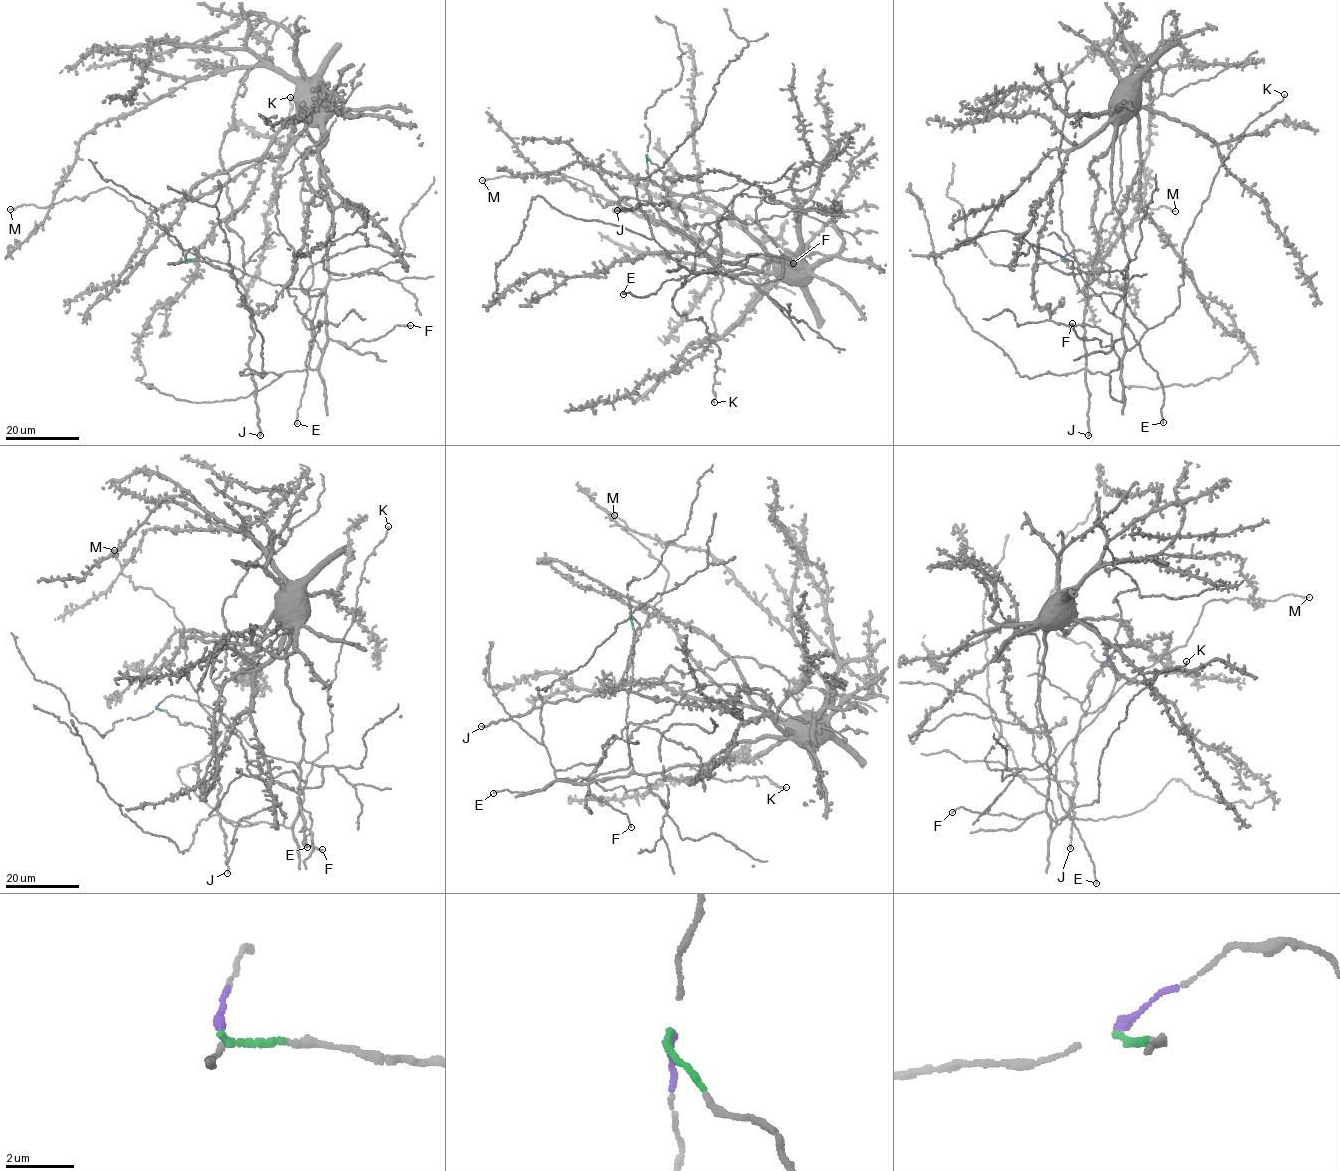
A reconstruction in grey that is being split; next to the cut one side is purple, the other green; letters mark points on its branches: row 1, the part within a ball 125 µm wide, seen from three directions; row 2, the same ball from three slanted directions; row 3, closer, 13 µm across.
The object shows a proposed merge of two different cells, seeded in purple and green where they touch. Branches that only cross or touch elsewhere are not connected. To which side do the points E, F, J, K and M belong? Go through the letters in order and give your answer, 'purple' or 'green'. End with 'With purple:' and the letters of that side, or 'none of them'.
E: purple
F: purple
J: green
K: purple
M: green
With purple: E, F, K

